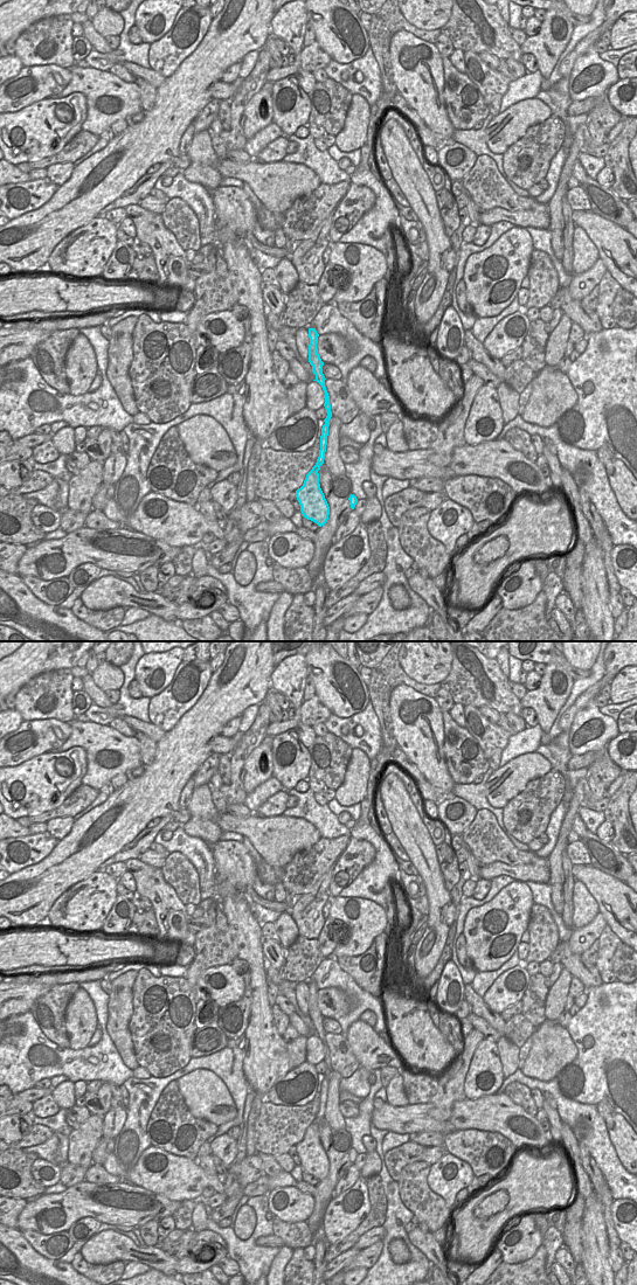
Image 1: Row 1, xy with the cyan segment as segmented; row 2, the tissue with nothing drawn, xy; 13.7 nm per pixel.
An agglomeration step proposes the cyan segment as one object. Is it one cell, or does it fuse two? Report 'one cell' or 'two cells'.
one cell

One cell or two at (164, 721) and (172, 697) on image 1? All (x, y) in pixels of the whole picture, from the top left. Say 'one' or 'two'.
one

